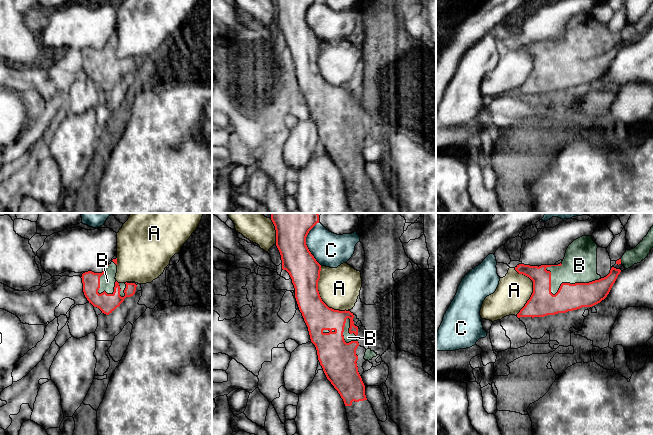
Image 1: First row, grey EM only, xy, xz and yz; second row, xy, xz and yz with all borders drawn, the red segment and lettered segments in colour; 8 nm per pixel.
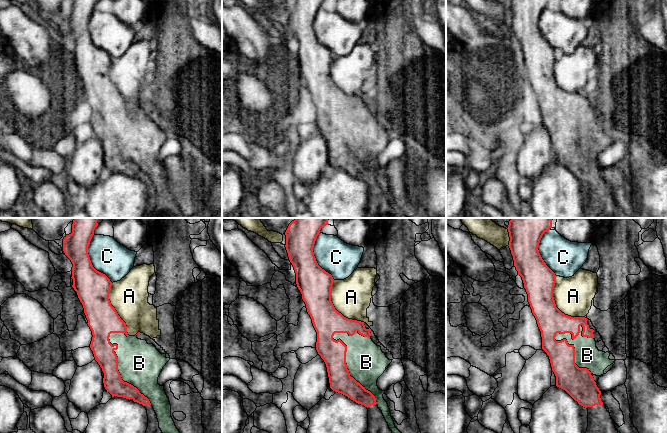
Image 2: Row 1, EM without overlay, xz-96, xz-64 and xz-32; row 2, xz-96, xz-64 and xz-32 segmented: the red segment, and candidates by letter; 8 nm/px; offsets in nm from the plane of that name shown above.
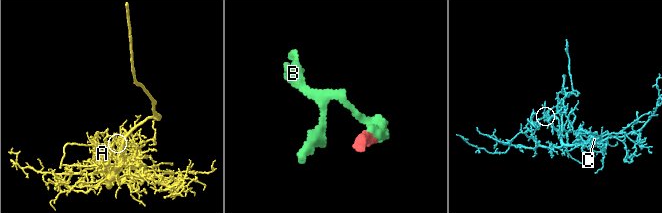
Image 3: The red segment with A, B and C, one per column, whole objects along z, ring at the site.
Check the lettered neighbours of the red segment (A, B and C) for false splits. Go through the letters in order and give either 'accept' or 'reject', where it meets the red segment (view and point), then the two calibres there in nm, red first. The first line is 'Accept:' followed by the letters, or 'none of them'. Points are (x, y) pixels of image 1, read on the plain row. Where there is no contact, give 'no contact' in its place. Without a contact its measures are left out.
Accept: B
A: reject; meets red in xz at (319, 72); 240 nm thick on the red side, 320 nm on the other
B: accept; meets red in yz at (562, 59); 220 nm thick on the red side, 280 nm on the other
C: reject; meets red in xz at (306, 21); 240 nm thick on the red side, 280 nm on the other

